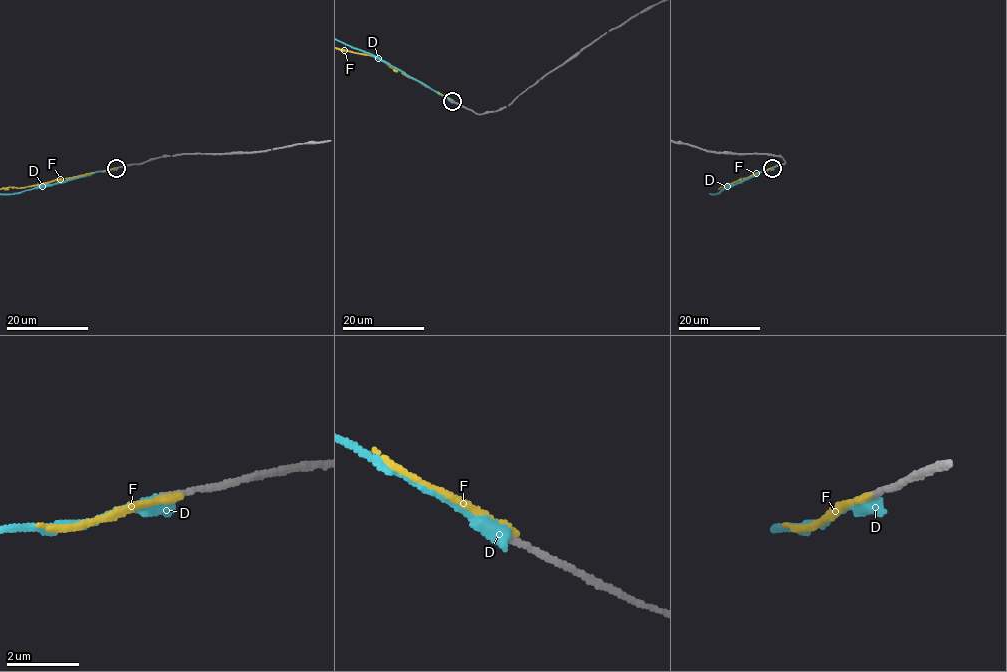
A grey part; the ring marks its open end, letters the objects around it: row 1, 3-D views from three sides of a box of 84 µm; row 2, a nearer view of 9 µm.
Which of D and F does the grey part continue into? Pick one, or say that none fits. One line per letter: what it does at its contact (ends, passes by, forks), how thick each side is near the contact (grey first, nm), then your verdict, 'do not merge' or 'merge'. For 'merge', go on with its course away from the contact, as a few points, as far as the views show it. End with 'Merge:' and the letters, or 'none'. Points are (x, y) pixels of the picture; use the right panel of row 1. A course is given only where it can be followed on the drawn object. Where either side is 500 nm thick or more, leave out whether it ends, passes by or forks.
D: it ends there; 190 nm thick on the grey side, 460 nm on the other; merge
F: it ends there; 200 nm thick on the grey side, 220 nm on the other; do not merge
Merge: D

